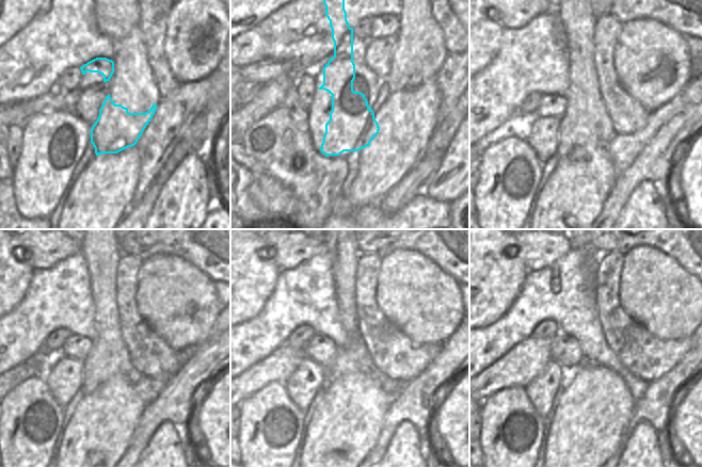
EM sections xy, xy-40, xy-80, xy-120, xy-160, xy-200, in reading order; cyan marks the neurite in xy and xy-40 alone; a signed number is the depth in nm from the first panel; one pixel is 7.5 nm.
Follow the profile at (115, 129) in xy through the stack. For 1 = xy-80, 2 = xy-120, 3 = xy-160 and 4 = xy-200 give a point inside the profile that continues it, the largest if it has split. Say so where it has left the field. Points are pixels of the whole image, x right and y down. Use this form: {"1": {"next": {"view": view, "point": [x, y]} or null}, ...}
{"1": {"next": {"view": "xy-80", "point": [587, 124]}}, "2": {"next": {"view": "xy-120", "point": [109, 356]}}, "3": {"next": {"view": "xy-160", "point": [350, 359]}}, "4": {"next": {"view": "xy-200", "point": [589, 261]}}}

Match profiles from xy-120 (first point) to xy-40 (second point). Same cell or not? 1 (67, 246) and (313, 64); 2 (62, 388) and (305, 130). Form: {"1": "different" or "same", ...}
{"1": "different", "2": "same"}

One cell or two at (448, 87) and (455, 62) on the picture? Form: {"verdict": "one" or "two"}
{"verdict": "two"}

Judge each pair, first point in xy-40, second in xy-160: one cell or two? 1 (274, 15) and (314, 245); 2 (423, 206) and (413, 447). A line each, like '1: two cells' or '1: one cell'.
1: one cell
2: one cell

